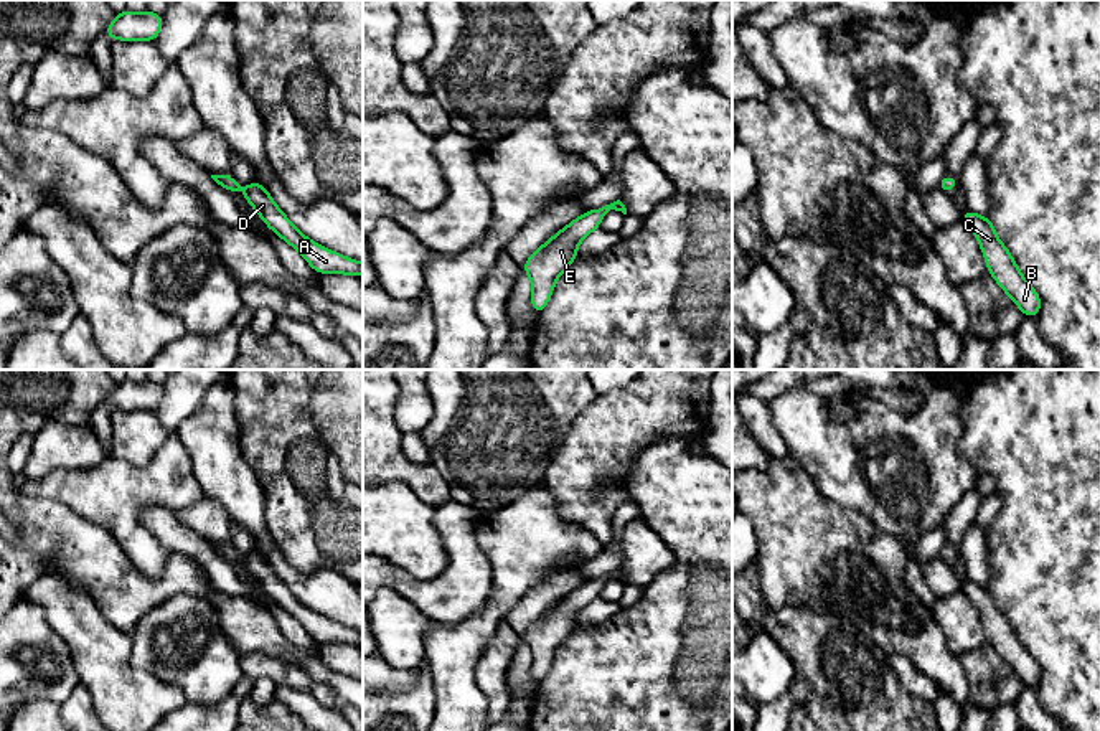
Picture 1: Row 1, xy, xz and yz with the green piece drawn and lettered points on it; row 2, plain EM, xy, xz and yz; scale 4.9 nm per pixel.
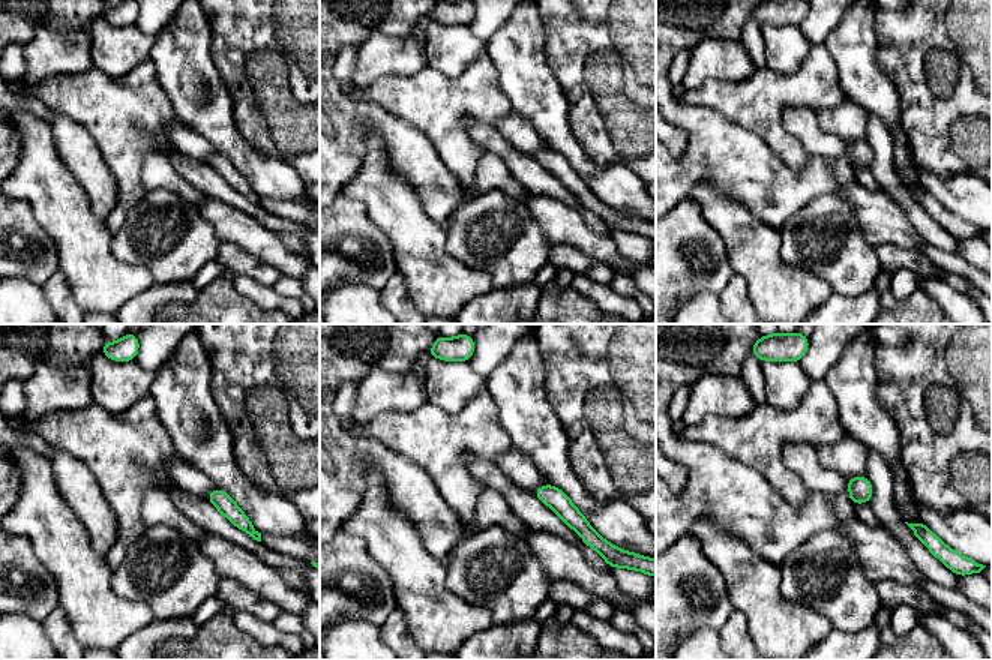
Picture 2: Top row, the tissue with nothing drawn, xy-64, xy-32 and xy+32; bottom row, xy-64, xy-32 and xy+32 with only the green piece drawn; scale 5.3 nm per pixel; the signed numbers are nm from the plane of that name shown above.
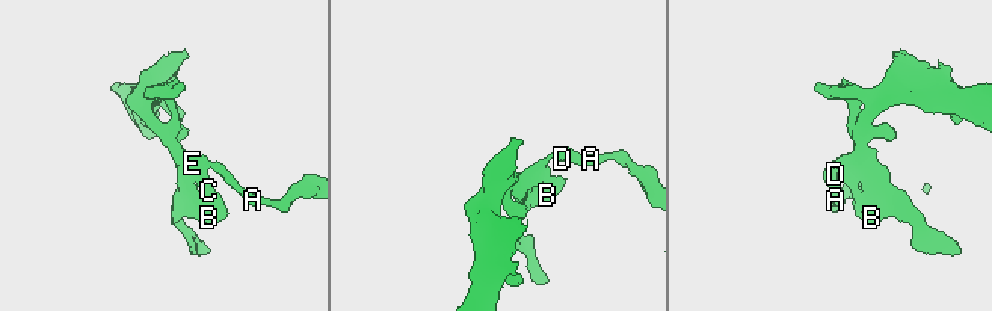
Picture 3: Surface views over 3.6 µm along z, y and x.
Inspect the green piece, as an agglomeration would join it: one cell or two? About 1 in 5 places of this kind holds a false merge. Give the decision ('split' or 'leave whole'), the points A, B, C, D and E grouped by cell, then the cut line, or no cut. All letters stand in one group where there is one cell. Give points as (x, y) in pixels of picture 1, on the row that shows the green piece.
leave whole | A B C D E | no cut

